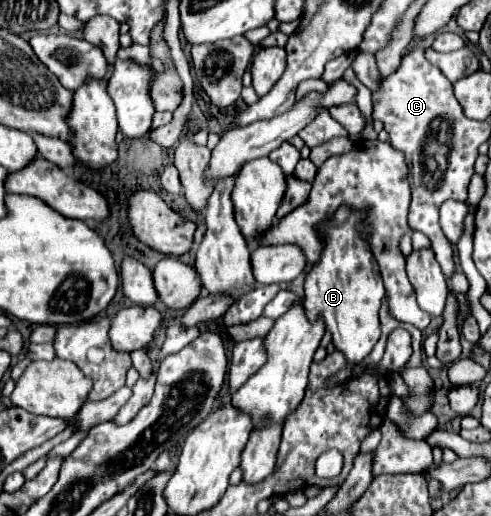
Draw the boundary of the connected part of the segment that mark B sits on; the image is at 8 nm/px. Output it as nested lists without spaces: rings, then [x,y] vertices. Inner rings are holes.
[[[340,208],[334,218],[322,226],[318,226],[318,230],[324,234],[324,252],[320,256],[320,262],[308,272],[306,282],[304,282],[304,310],[306,310],[306,318],[310,322],[316,322],[318,318],[324,320],[326,324],[326,332],[332,334],[332,344],[338,352],[344,354],[346,362],[350,366],[362,364],[368,354],[372,352],[374,344],[380,338],[380,306],[382,306],[382,298],[384,298],[384,284],[380,278],[380,270],[378,264],[374,262],[374,256],[370,254],[368,246],[360,240],[358,230],[362,228],[362,220],[364,214],[360,212],[350,212],[346,208]]]

